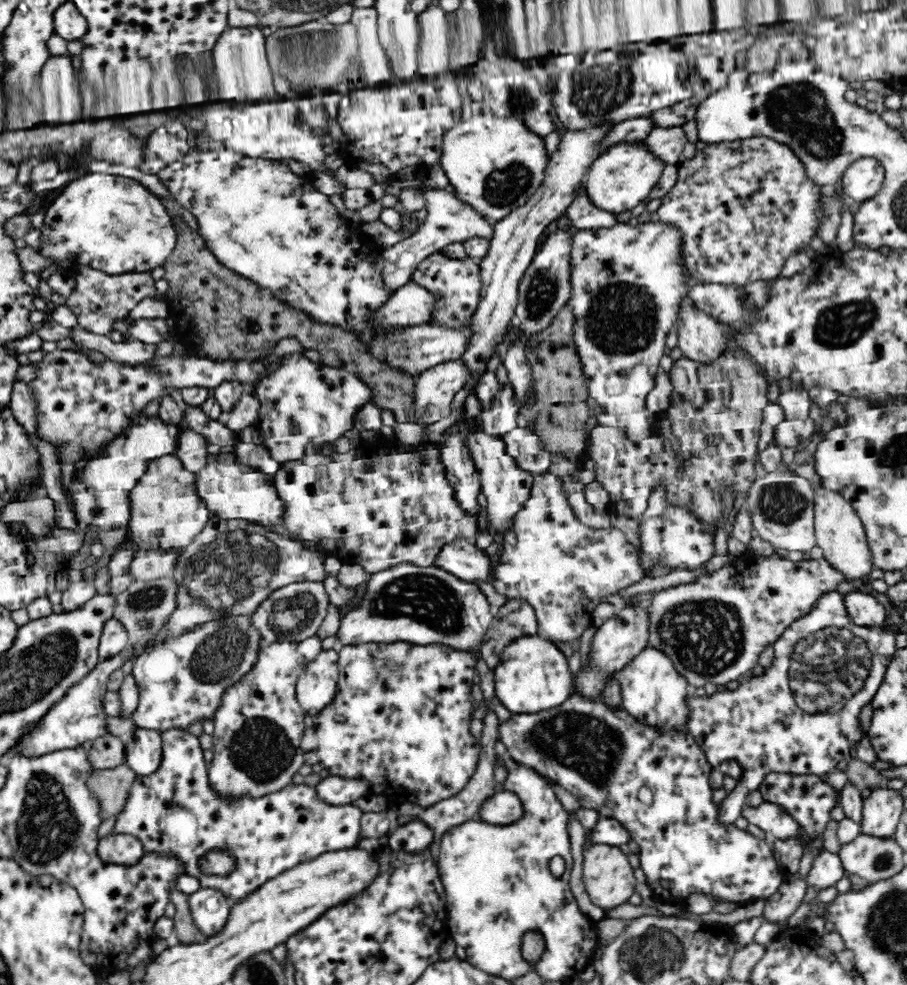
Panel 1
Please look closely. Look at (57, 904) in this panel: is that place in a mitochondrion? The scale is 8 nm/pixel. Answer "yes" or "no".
no

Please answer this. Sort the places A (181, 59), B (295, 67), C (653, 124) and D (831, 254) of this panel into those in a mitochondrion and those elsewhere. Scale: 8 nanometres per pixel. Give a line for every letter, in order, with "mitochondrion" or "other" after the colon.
A: other
B: mitochondrion
C: other
D: other

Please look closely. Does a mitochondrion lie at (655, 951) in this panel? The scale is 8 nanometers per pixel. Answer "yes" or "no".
yes

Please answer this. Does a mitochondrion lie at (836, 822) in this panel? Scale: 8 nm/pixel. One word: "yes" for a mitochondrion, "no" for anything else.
no

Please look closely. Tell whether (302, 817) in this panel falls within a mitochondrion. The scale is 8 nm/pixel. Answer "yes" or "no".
no

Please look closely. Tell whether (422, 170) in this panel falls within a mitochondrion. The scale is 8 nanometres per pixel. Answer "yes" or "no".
no

